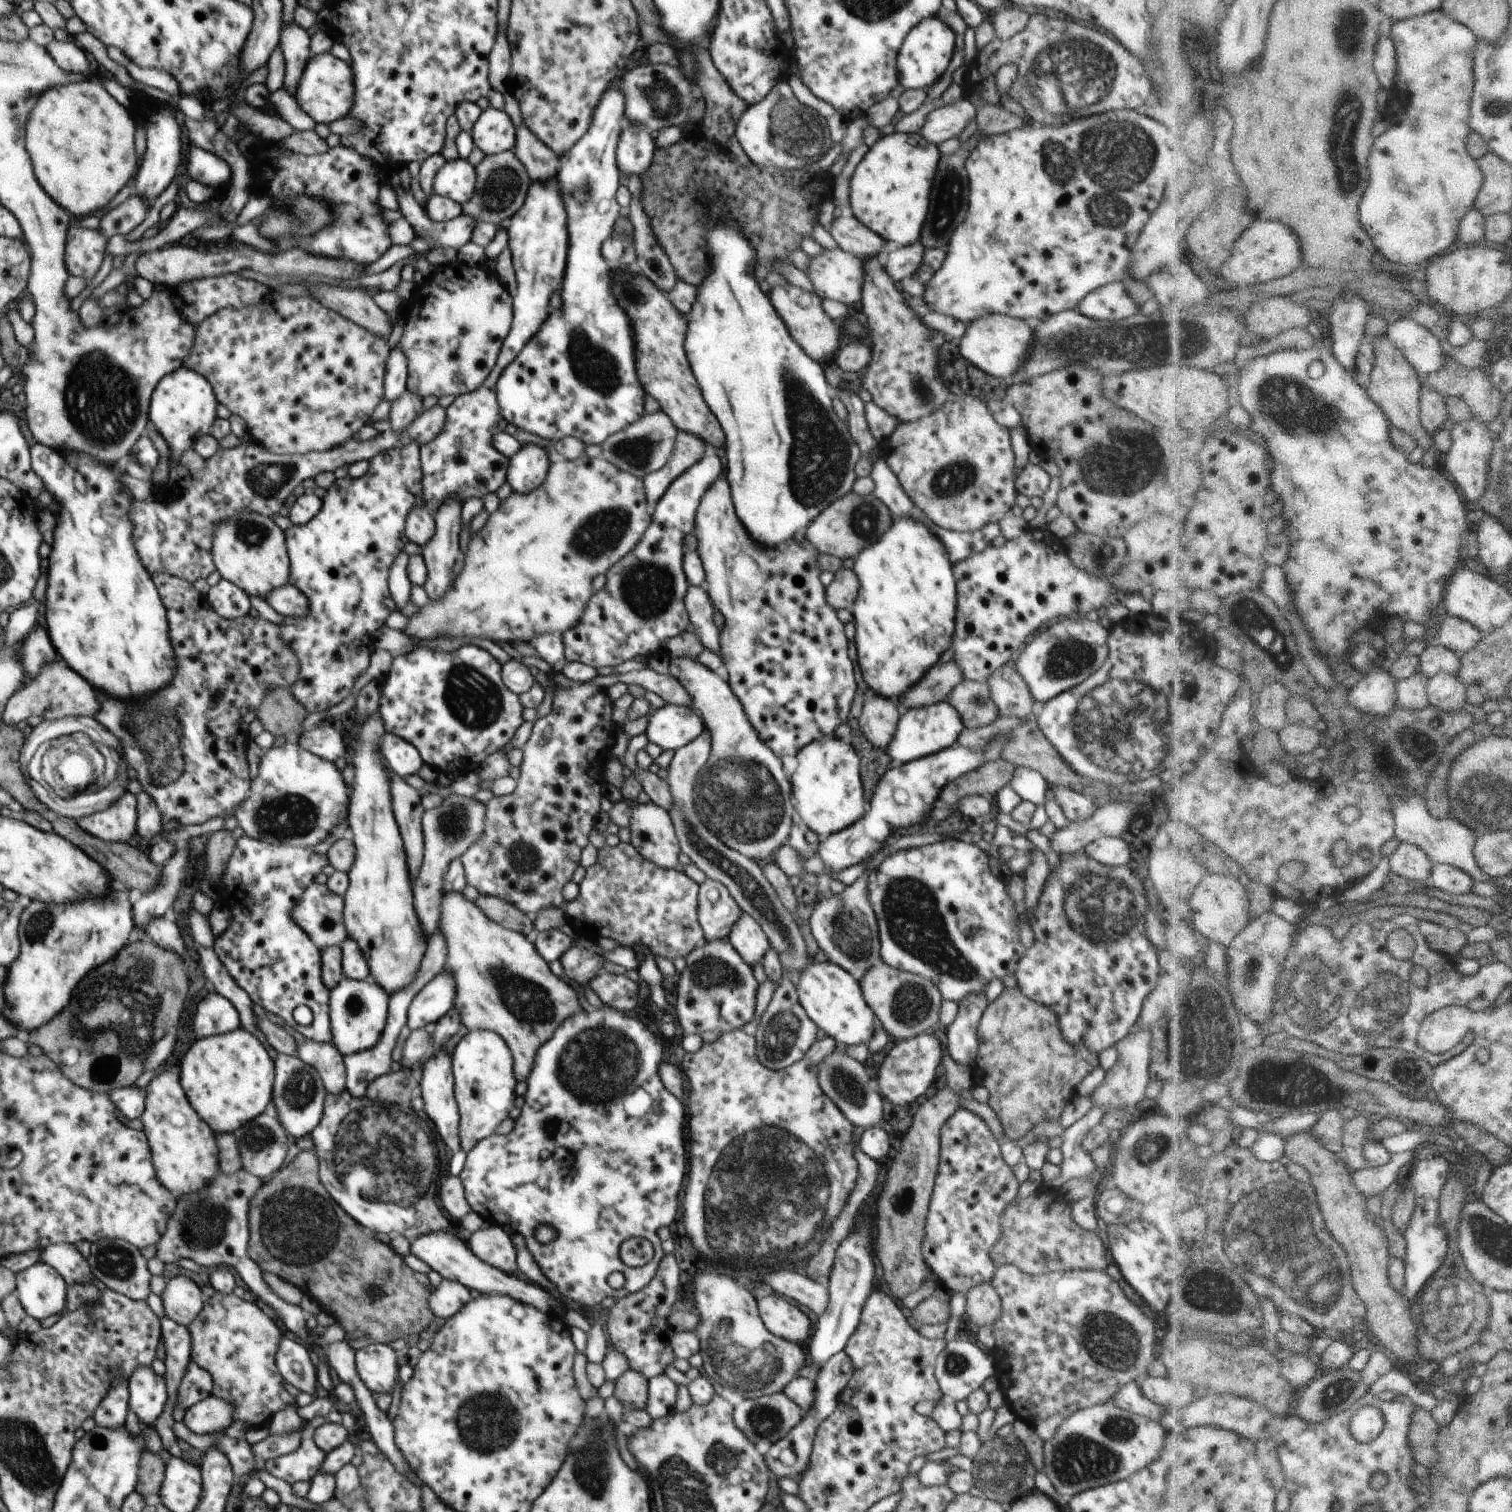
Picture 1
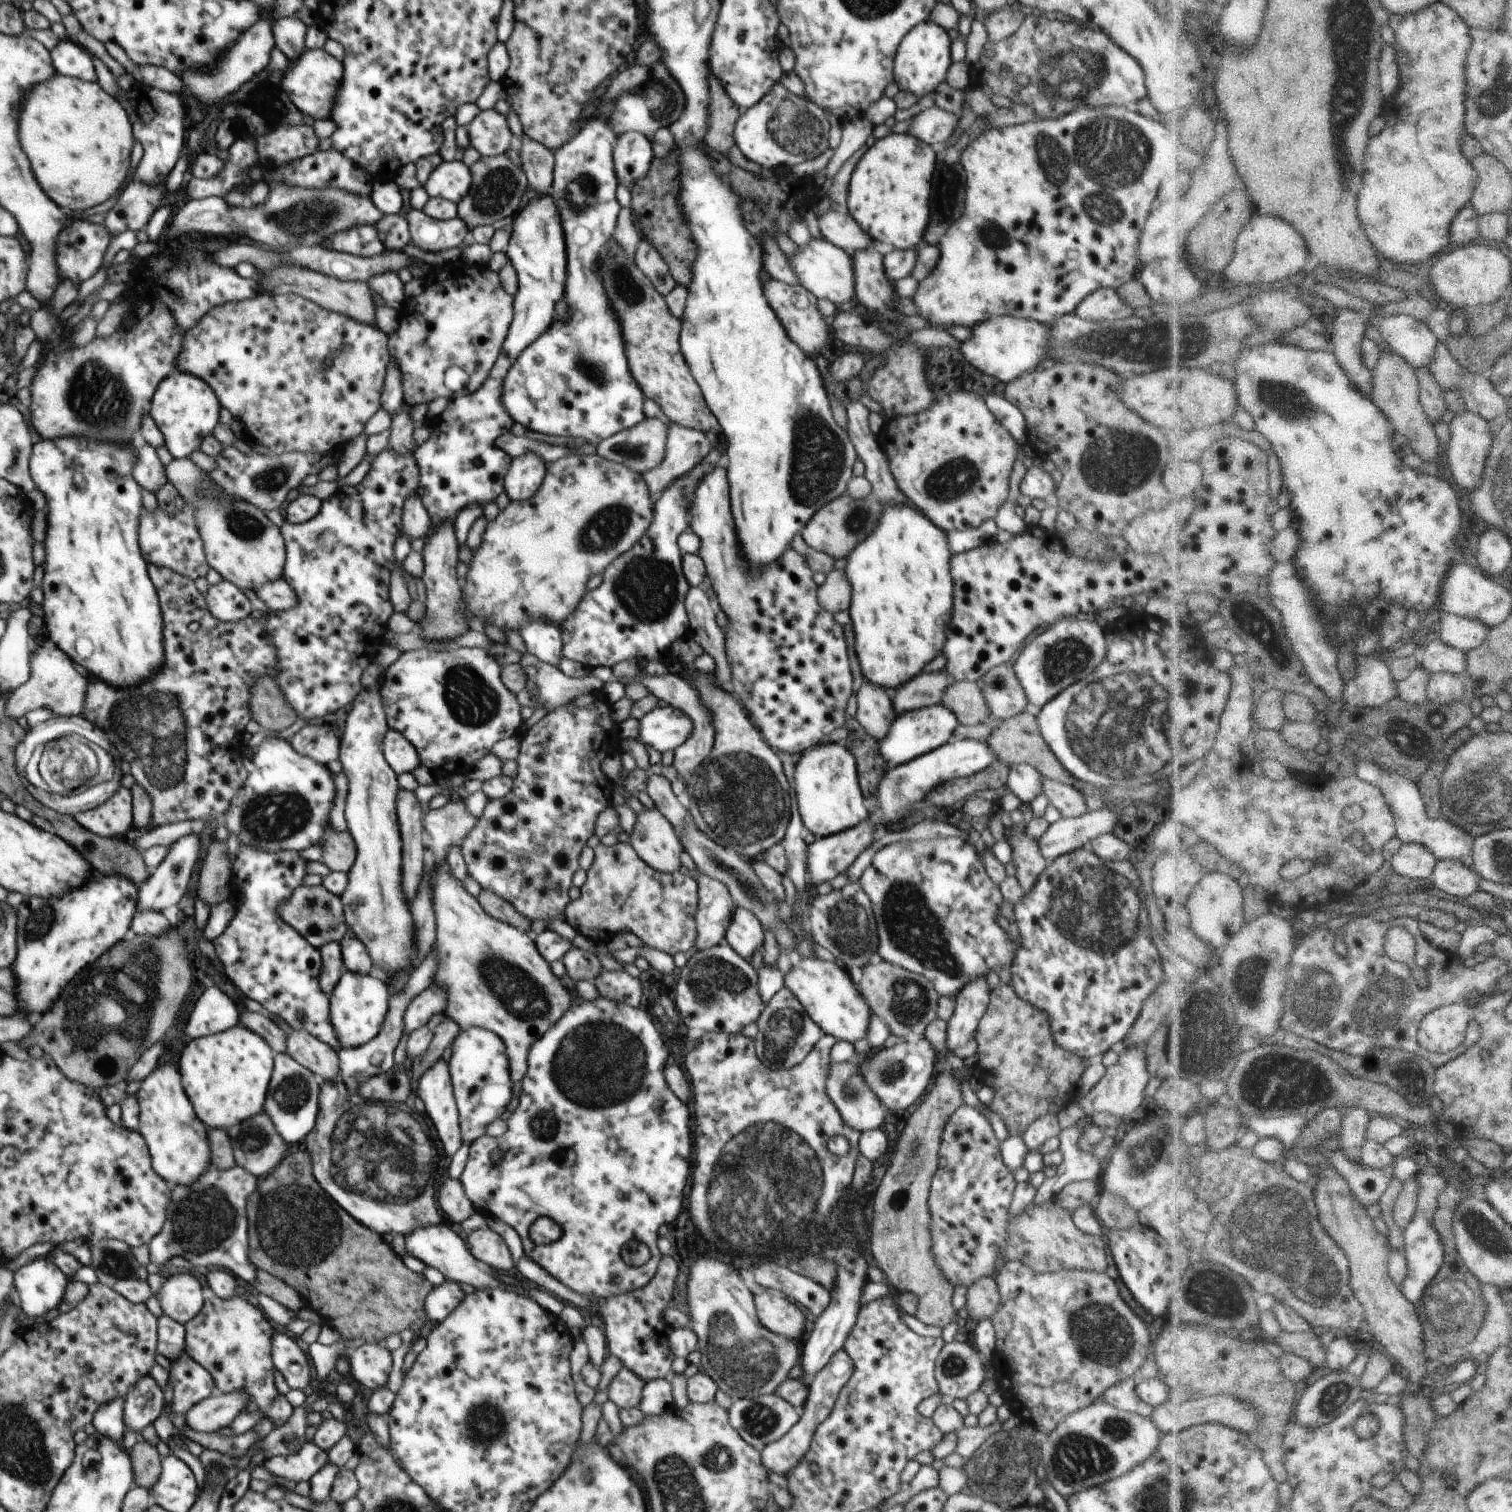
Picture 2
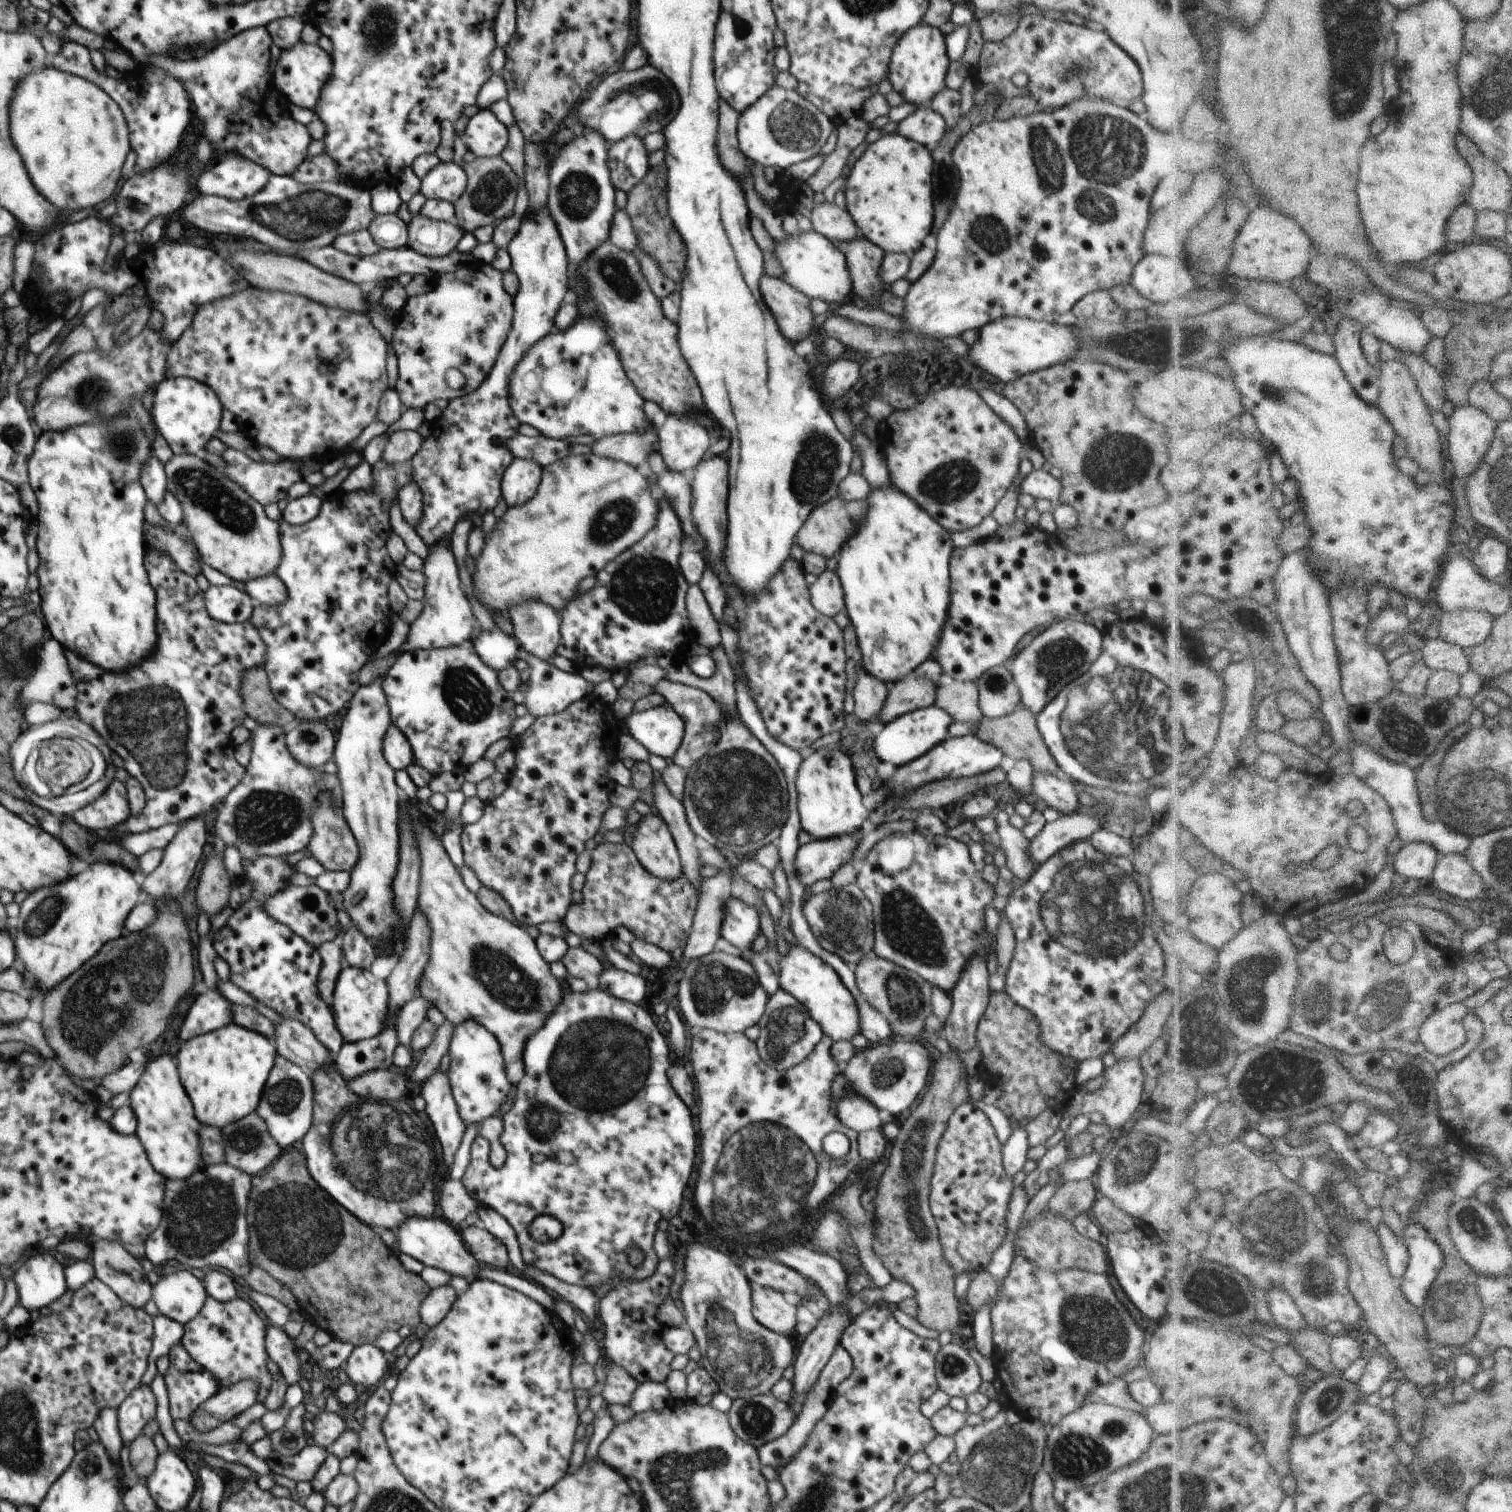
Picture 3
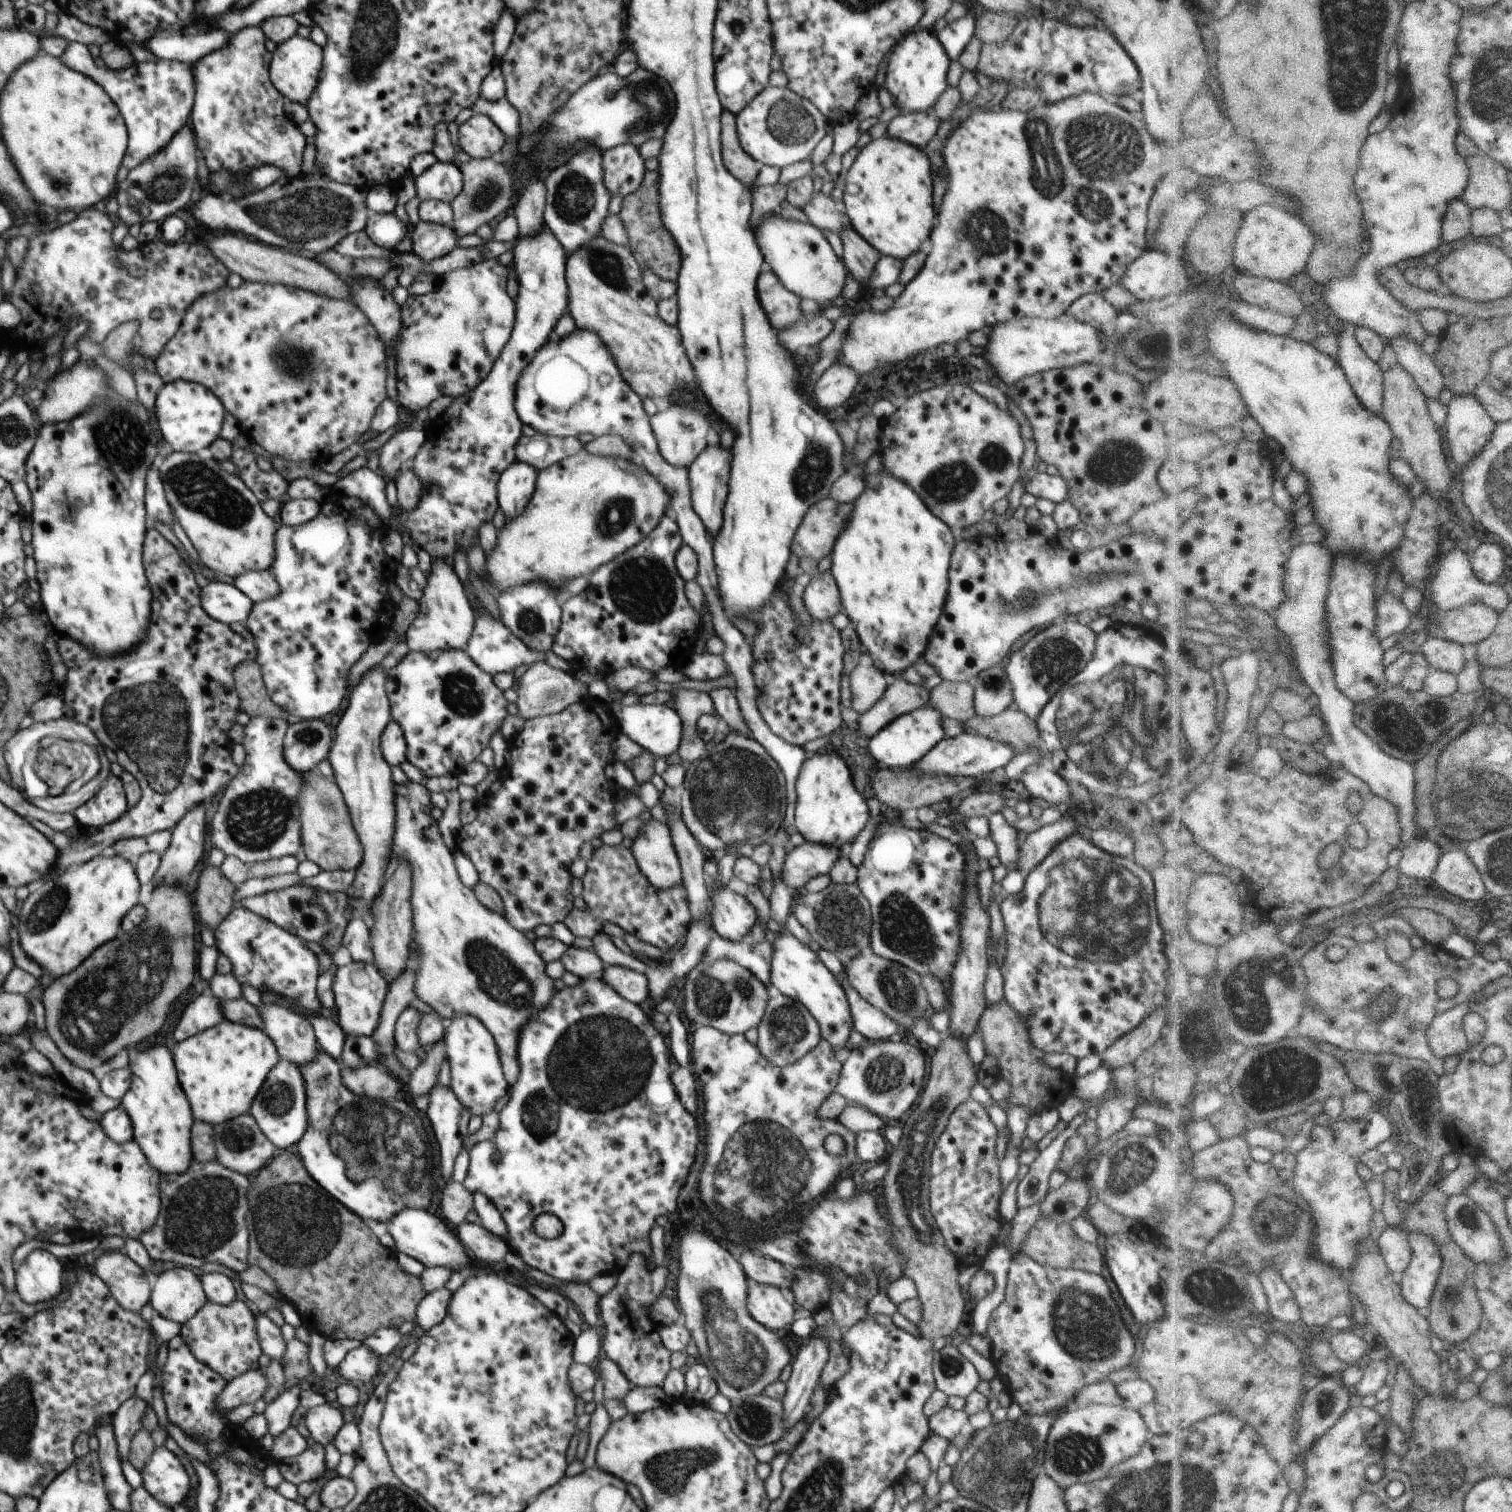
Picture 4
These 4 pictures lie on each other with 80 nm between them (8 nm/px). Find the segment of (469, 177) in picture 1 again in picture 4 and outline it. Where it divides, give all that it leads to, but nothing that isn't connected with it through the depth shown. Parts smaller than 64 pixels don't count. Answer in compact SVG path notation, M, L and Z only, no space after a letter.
M436 161L415 178L417 196L420 200L441 200L451 203L463 189L463 174L454 162Z

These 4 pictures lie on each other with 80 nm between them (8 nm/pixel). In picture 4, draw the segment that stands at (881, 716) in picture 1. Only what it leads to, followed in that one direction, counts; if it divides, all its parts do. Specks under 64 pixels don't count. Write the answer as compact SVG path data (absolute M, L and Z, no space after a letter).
M863 660L851 672L851 707L858 714L865 713L874 706L875 702L884 694L889 684L886 683L886 674L879 671L872 663Z

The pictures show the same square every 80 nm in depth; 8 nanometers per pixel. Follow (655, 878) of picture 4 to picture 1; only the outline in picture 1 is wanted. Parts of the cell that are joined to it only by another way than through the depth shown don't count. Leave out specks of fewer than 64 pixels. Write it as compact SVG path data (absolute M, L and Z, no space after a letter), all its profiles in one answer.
M655 802L638 803L631 809L628 826L631 845L646 859L663 869L674 869L681 848L669 812Z

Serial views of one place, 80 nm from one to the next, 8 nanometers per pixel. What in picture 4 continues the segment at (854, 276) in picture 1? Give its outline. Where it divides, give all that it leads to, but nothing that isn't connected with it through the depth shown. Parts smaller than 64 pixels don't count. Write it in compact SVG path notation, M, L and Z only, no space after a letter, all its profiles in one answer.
M768 214L754 229L766 268L778 276L783 285L800 299L812 299L825 308L842 294L847 268L826 236L812 224L785 220L780 214Z

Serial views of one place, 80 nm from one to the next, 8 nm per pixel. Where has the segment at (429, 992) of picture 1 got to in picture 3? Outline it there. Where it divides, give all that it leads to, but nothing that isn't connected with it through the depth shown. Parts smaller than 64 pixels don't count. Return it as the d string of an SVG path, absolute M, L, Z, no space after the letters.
M422 995L409 1000L397 1014L399 1044L409 1046L414 1031L428 1018L428 1008L433 1004Z

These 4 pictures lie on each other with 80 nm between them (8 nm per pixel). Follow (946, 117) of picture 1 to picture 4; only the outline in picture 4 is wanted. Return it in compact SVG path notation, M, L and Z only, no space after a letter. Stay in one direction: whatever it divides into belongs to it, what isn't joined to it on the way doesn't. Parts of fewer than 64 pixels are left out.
M924 112L900 113L888 125L890 137L899 138L921 149L935 137L940 126L940 119Z

